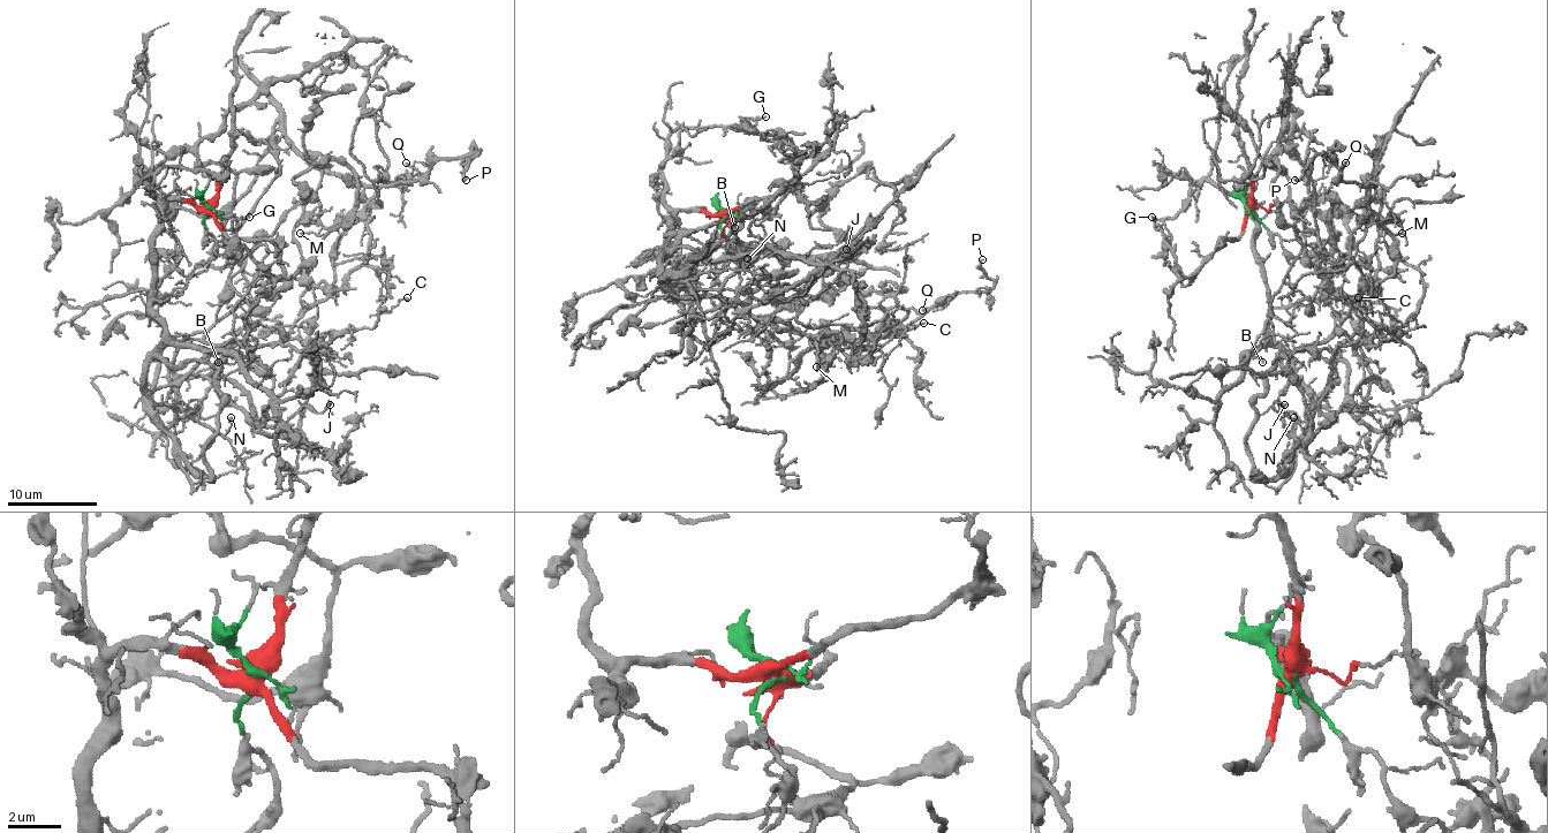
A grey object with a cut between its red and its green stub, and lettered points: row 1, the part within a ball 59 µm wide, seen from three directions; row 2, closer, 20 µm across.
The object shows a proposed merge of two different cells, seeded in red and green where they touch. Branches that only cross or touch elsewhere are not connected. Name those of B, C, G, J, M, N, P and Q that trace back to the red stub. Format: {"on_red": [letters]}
{"on_red": ["B", "C", "G", "J", "N"]}

